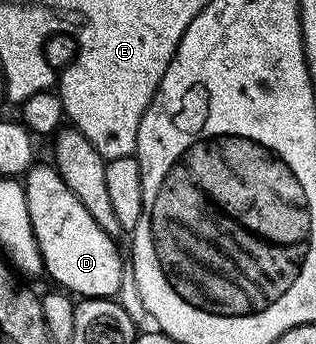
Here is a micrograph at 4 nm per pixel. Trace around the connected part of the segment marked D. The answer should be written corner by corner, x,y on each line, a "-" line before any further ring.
35,164
25,174
24,184
26,187
26,198
28,199
28,215
32,219
32,231
36,235
36,243
40,247
42,256
42,268
45,276
55,281
55,286
61,287
71,295
79,298
87,297
108,297
117,298
118,292
122,289
122,257
118,254
115,238
109,237
103,229
84,211
84,203
68,191
64,179
58,174
53,164

